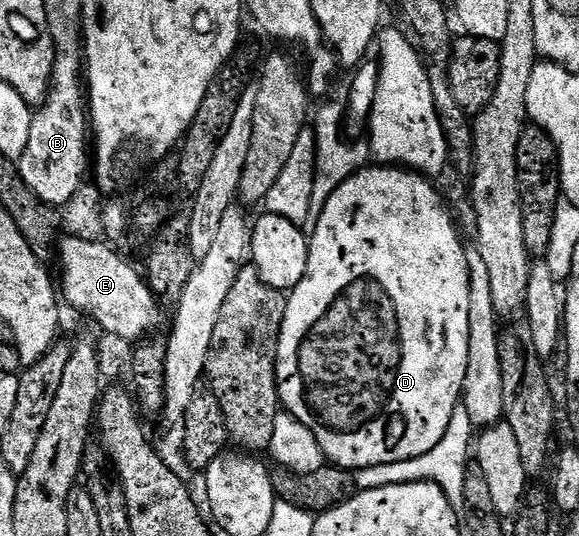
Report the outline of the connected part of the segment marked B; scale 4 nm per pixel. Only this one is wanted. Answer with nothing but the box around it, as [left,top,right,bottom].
[16,23,88,207]

